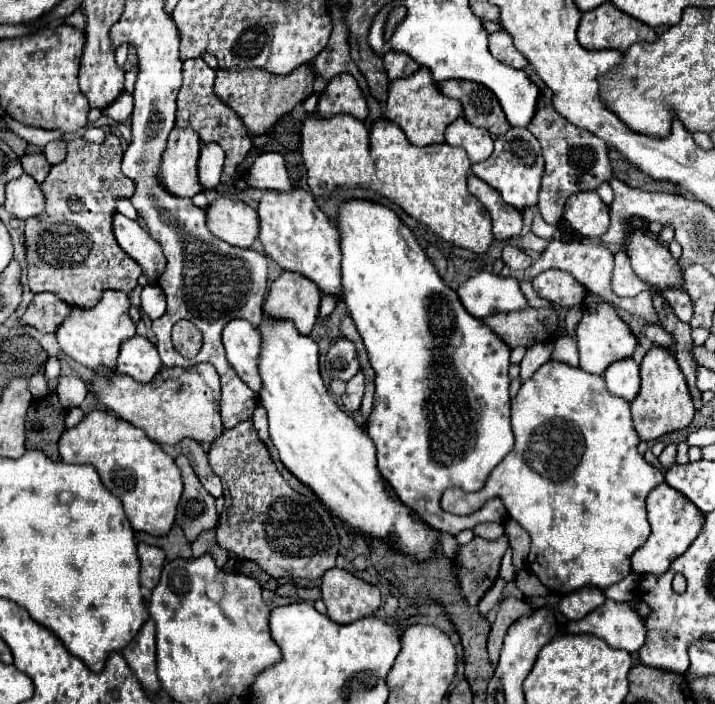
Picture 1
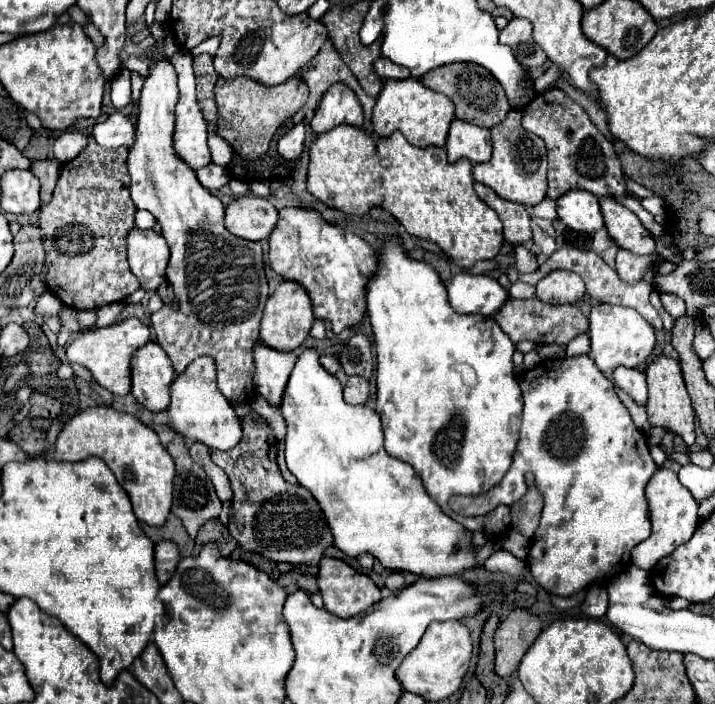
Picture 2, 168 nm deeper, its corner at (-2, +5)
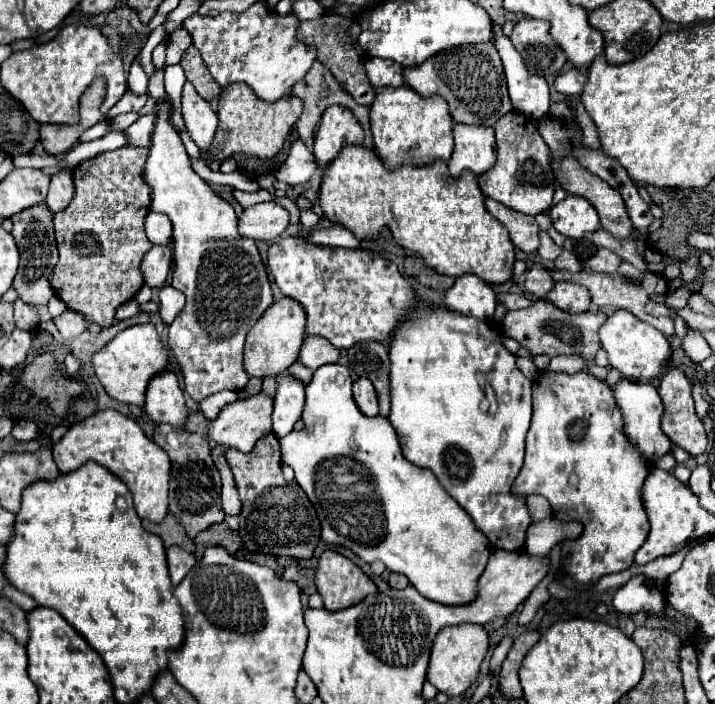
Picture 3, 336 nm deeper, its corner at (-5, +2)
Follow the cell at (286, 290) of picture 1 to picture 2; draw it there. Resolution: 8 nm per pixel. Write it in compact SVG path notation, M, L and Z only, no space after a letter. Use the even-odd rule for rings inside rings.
M281 280L277 290L269 296L269 300L265 304L259 340L263 344L269 344L271 348L277 348L277 350L295 350L309 336L313 320L315 320L313 302L309 300L305 288L293 280Z

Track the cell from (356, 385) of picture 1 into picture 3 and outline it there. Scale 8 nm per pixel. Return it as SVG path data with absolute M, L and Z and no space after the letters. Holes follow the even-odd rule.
M360 377L356 383L354 383L354 401L358 405L358 409L368 415L368 417L376 417L378 415L378 399L376 399L376 391L370 383L370 379L364 379Z

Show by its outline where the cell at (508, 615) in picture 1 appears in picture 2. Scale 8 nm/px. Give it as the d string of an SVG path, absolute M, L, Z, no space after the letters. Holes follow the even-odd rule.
M515 608L497 628L495 632L495 672L501 678L509 678L527 648L533 644L533 640L541 632L541 622L537 614L525 610L525 608Z

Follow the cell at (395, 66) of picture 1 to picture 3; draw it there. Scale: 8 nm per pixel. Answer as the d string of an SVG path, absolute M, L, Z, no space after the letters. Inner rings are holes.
M368 57L364 67L366 67L366 75L374 87L404 85L400 63L392 63L390 59L380 59L380 57Z

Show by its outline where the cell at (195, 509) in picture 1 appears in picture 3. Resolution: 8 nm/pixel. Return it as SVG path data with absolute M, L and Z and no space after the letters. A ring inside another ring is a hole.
M156 425L152 439L170 455L170 513L174 513L184 525L188 537L194 539L200 531L224 521L224 511L220 503L220 473L214 467L208 439L196 433L178 431L170 425Z

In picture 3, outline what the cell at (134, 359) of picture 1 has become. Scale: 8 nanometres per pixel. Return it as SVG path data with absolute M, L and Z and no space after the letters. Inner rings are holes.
M164 371L150 381L144 411L156 425L168 423L172 427L186 429L188 407L178 377L172 371Z

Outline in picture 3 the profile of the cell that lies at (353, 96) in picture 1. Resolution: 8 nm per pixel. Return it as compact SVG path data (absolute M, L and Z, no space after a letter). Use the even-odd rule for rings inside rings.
M332 105L326 109L318 135L314 139L314 159L318 167L326 167L336 159L336 153L344 149L344 145L362 145L364 131L356 117L344 107Z

